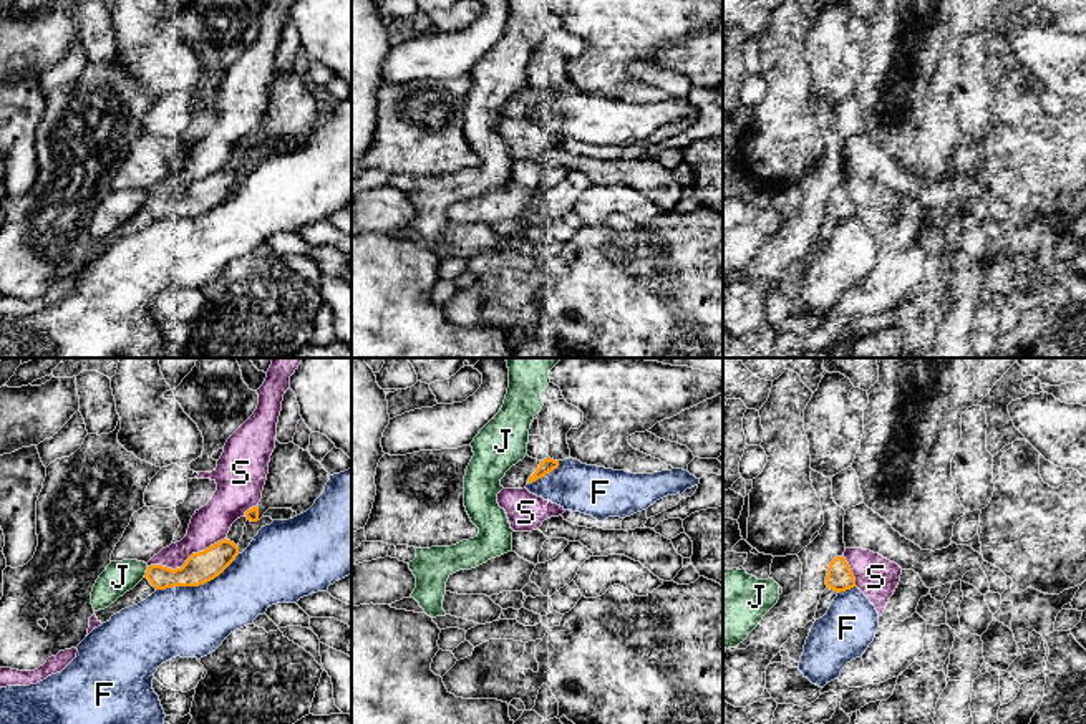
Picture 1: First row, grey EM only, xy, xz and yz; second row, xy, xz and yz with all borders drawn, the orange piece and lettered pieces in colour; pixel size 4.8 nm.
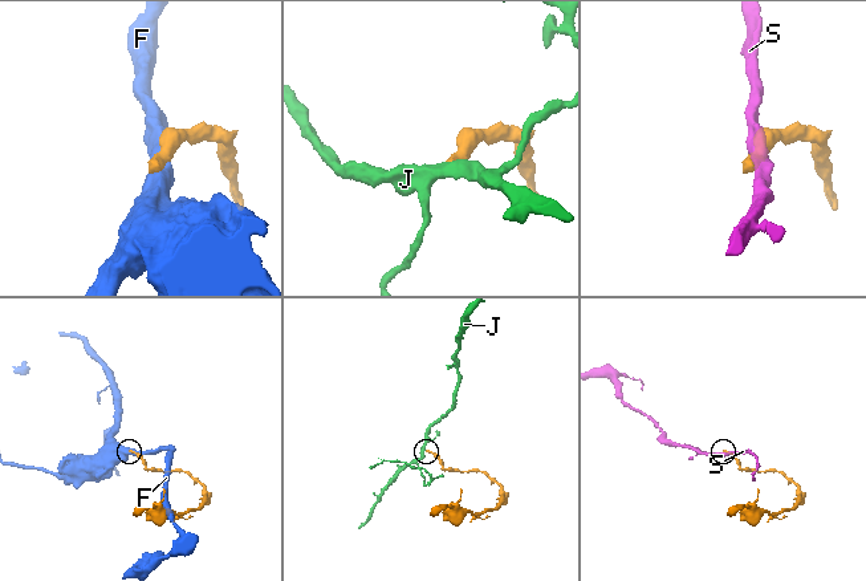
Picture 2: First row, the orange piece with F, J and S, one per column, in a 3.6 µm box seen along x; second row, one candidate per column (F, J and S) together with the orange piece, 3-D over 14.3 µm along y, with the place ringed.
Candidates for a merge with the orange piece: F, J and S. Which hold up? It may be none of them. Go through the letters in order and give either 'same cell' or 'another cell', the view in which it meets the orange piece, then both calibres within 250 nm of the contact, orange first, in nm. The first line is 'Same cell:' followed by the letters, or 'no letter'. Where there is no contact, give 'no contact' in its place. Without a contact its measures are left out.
Same cell: no letter
F: another cell | xy | 150/360 nm
J: another cell | xy | 140/160 nm
S: another cell | xy | 150/190 nm

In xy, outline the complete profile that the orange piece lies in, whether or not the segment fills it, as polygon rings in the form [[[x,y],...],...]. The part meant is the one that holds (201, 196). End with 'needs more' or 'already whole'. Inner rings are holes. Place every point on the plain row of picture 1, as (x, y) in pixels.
[[[224,167],[209,177],[192,182],[181,197],[151,194],[144,207],[104,239],[95,240],[98,250],[106,252],[113,244],[138,234],[156,219],[172,215],[199,215],[219,205],[239,184],[239,176]]] | needs more

